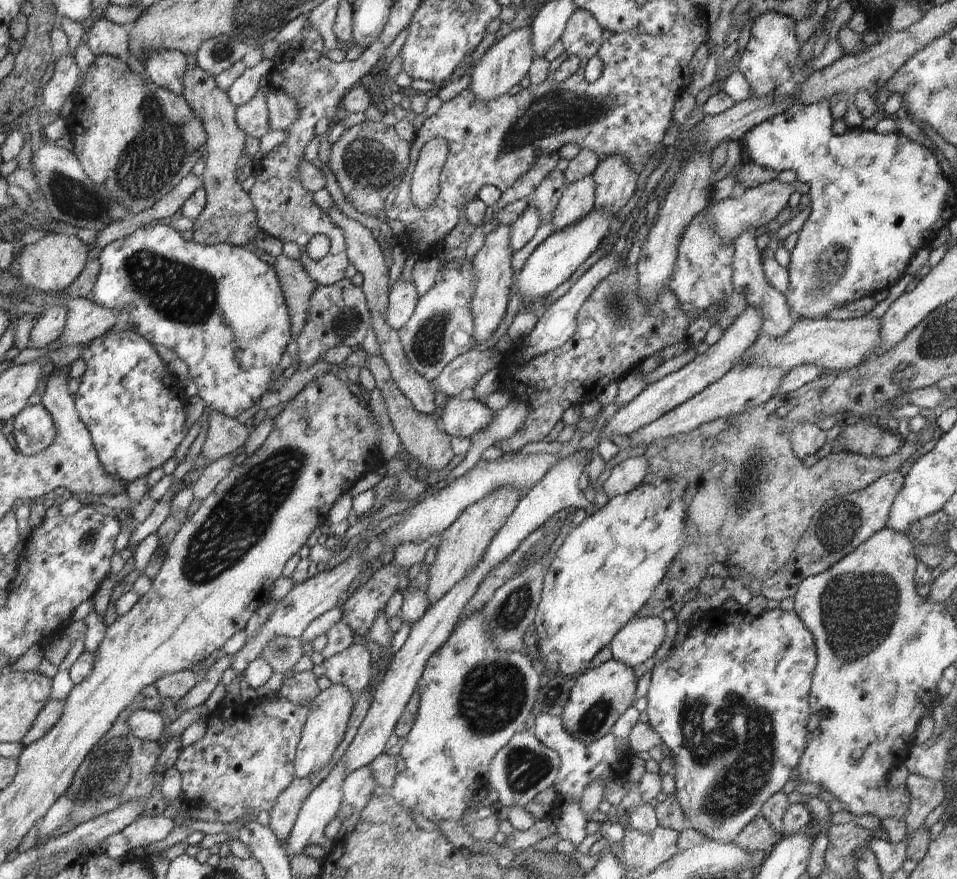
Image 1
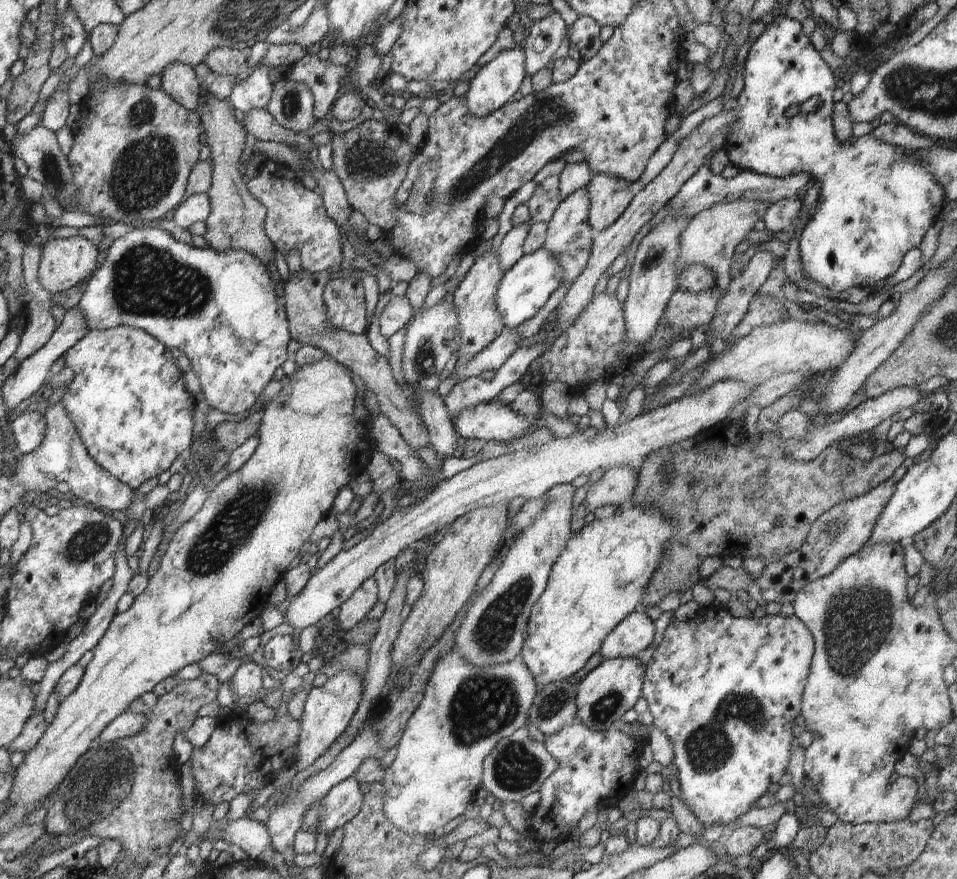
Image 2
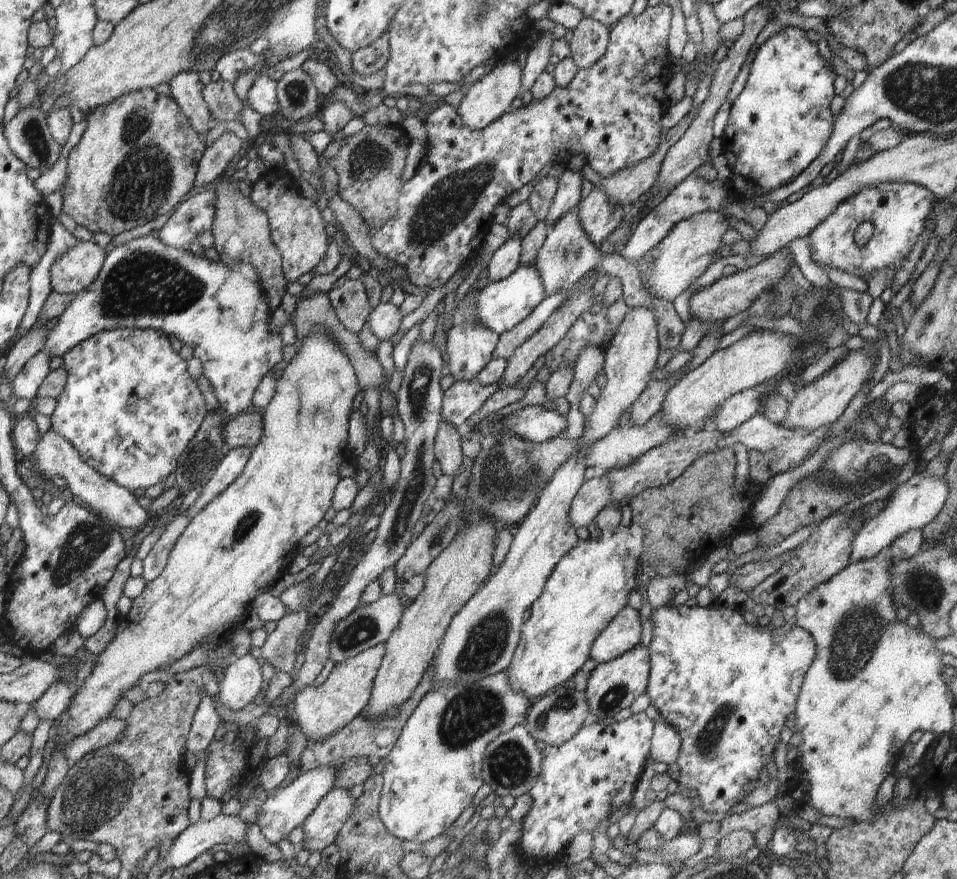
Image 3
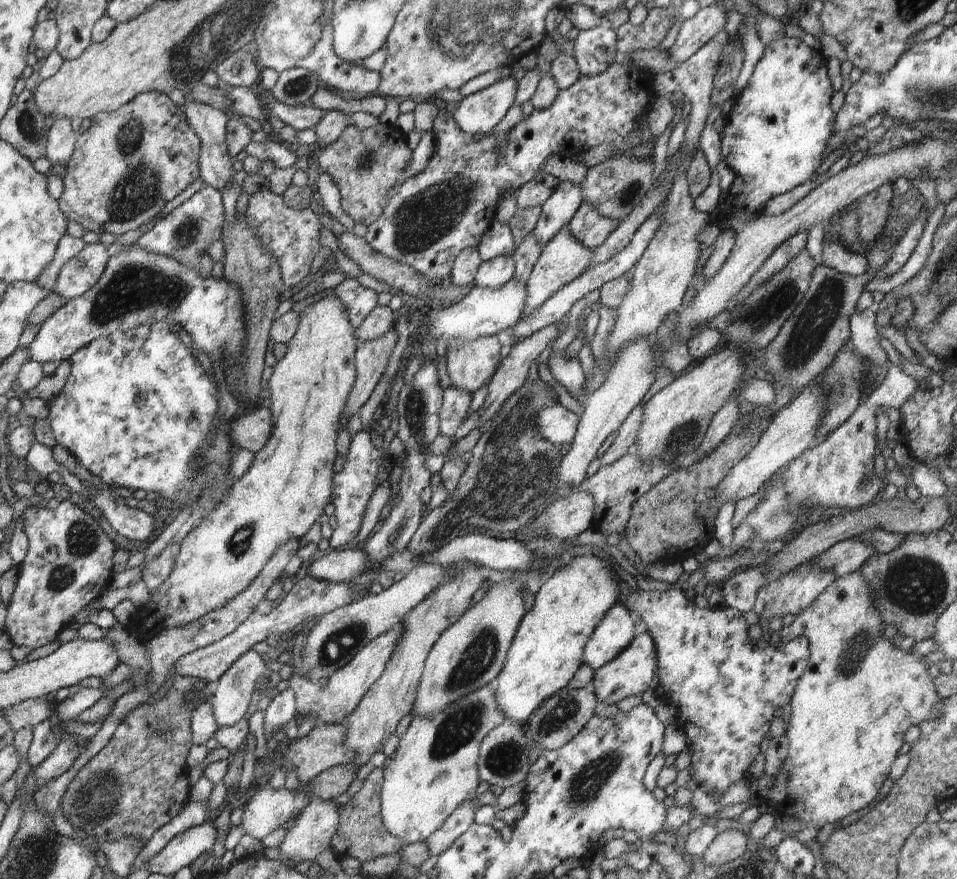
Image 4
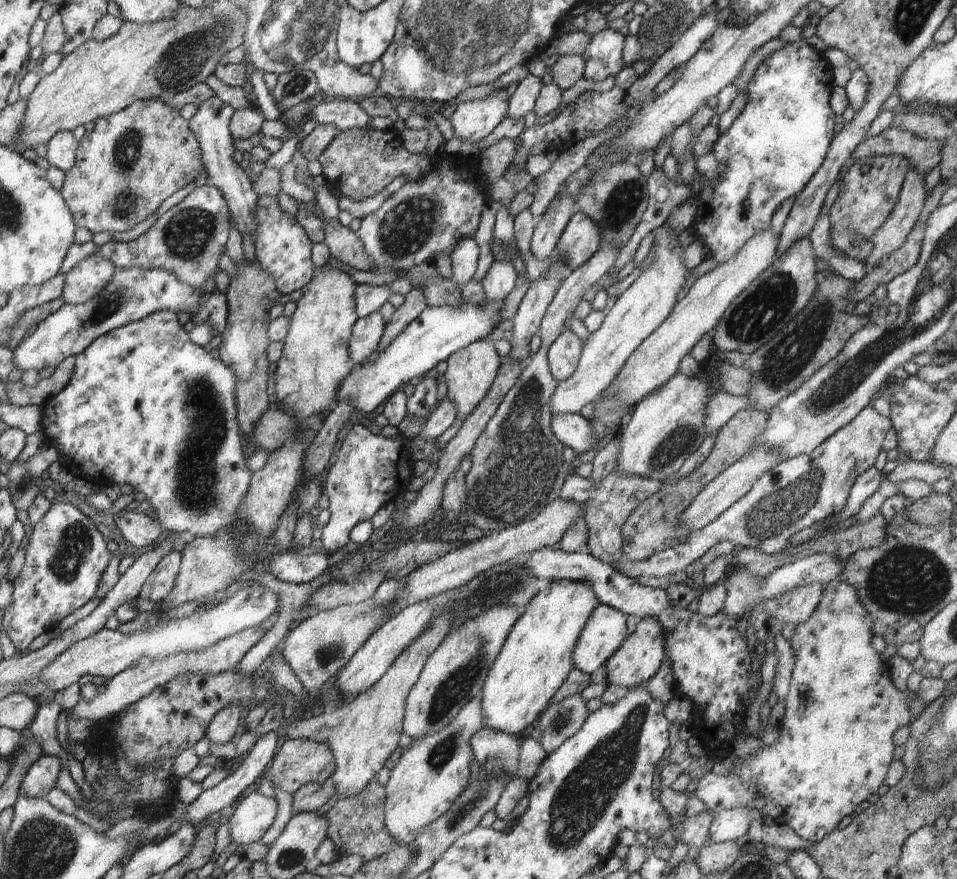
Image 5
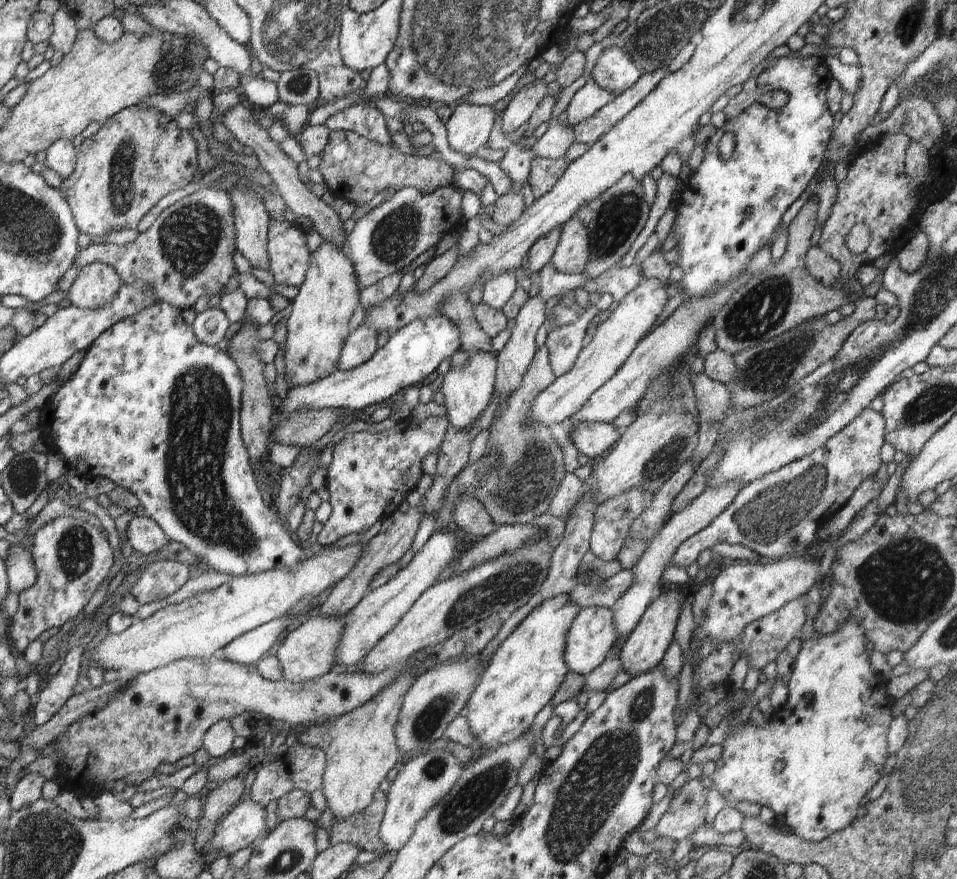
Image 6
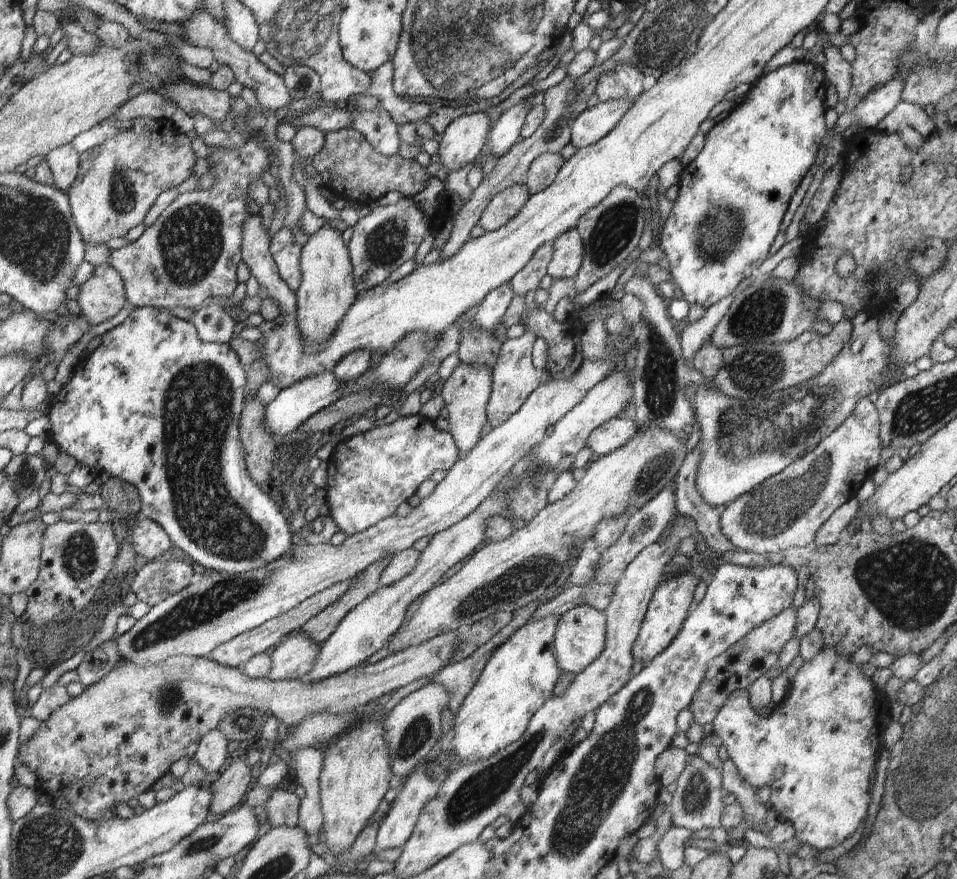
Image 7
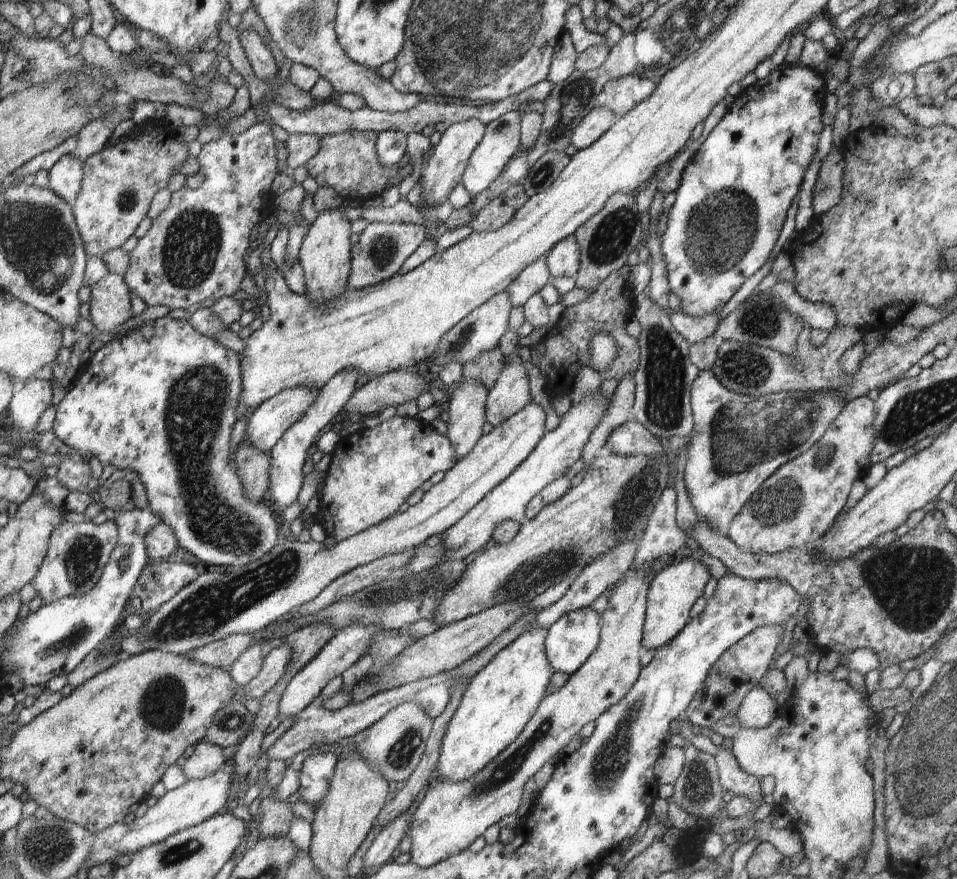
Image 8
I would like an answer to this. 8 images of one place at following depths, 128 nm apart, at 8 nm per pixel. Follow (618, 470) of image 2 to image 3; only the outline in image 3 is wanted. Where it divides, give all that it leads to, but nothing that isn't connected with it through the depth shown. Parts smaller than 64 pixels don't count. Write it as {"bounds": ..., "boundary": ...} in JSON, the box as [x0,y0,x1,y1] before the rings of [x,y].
{"bounds":[568,471,610,528],"boundary":[[[608,471],[603,476],[598,476],[587,480],[578,490],[568,512],[570,526],[572,528],[582,528],[595,521],[606,505],[610,505],[610,480]]]}

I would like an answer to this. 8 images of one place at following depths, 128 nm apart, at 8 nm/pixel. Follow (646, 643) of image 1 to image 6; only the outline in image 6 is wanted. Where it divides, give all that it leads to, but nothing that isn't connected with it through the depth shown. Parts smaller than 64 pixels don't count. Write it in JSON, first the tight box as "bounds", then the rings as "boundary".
{"bounds":[564,607,618,675],"boundary":[[[582,607],[580,612],[576,614],[570,630],[566,632],[566,652],[564,652],[564,660],[568,664],[570,671],[576,674],[584,675],[594,672],[608,656],[608,652],[612,649],[618,639],[618,632],[612,620],[613,609],[608,607]]]}

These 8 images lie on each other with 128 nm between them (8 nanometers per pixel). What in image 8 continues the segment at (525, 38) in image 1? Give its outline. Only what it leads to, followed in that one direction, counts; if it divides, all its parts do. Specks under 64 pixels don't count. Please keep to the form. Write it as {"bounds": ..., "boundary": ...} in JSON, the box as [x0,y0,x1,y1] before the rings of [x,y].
{"bounds":[416,120,485,211],"boundary":[[[468,120],[452,124],[444,134],[438,145],[428,156],[421,168],[420,186],[422,187],[421,202],[416,206],[420,211],[423,207],[437,208],[449,200],[451,192],[460,184],[468,160],[476,146],[482,141],[485,125],[478,120]]]}

